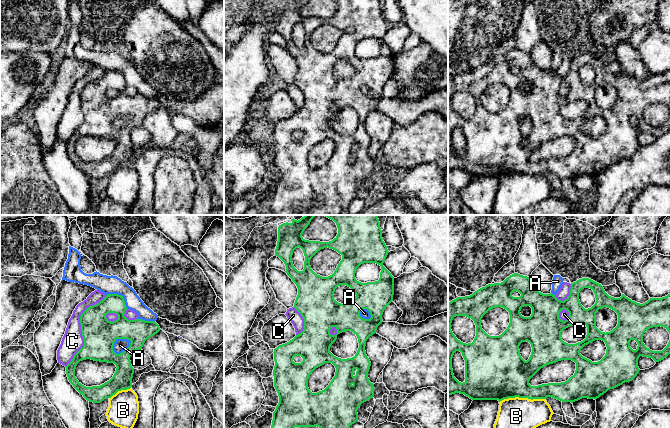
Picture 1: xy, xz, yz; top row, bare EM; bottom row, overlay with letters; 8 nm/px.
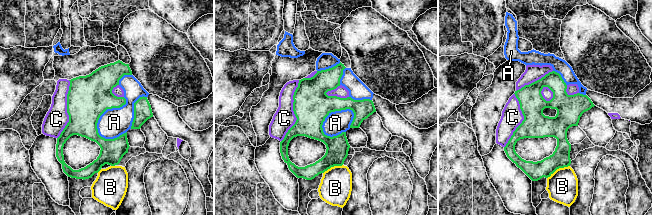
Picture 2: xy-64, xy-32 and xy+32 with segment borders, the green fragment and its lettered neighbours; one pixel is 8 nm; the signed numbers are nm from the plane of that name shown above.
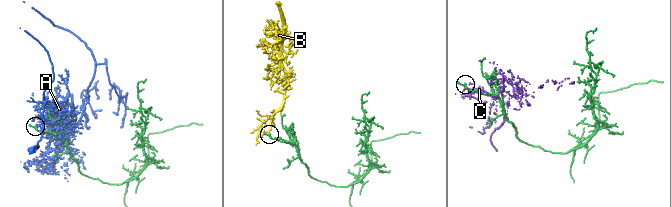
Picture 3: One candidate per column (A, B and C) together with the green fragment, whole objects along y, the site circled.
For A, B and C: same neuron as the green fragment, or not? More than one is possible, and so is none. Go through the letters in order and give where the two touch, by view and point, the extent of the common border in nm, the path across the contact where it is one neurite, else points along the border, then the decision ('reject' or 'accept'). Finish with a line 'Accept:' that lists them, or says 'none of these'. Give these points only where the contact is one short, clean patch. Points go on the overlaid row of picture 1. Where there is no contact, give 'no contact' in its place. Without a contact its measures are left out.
A: contact xy (123, 351); length 180 nm; reject
B: contact yz (522, 397); length 380 nm; reject
C: contact xy (81, 328); length 650 nm; reject
Accept: none of these

